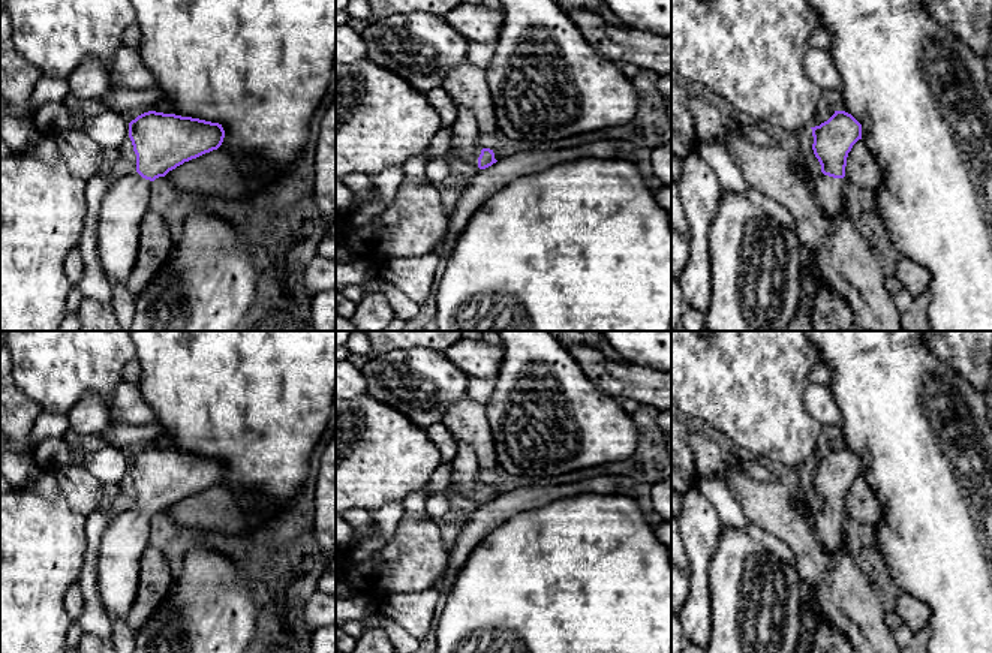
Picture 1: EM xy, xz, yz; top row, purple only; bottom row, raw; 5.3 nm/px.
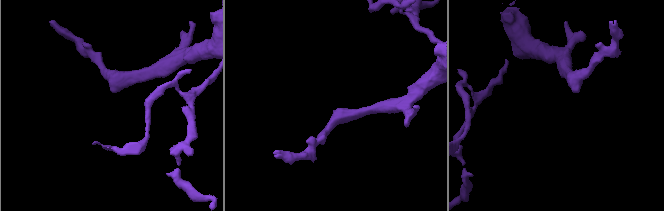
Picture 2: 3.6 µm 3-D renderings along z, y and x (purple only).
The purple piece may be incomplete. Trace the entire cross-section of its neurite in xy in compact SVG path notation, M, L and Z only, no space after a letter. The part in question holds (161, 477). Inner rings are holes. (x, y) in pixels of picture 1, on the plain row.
M148 446L129 458L129 473L136 490L136 506L109 521L100 541L96 583L108 619L126 622L138 590L139 560L148 547L150 521L177 502L217 485L225 473L222 460L175 449Z

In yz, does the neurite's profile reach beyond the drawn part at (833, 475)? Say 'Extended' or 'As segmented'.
Extended

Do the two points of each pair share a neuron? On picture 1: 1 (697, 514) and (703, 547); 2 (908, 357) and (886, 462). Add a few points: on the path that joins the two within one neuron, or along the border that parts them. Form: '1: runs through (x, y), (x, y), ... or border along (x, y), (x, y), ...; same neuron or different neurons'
1: runs through (699, 521), (700, 539); same neuron
2: runs through (901, 382), (901, 436); same neuron

